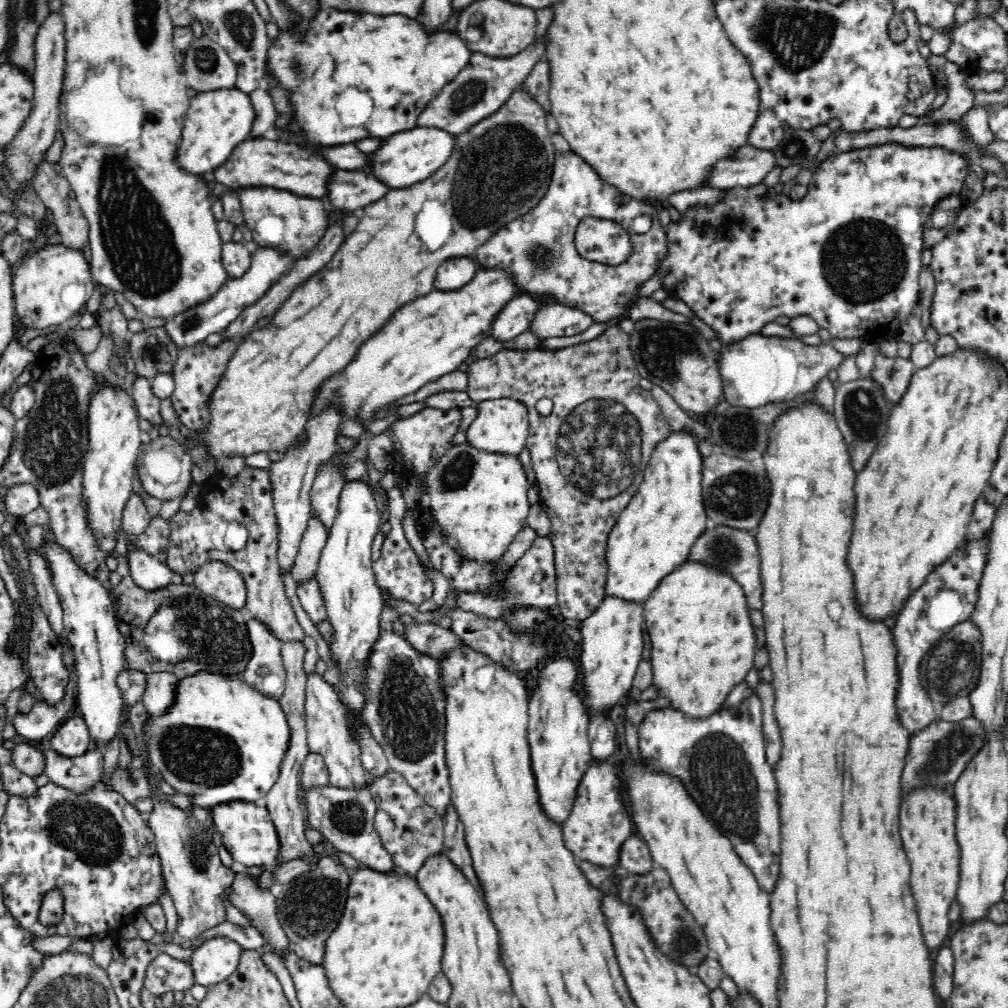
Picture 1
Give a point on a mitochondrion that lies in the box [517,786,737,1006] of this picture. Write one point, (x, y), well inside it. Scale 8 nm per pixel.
(684, 940)

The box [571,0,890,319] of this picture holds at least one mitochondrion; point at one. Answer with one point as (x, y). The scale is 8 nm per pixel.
(796, 40)

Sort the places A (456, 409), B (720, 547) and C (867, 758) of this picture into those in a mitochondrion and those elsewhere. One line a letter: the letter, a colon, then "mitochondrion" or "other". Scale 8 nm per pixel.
A: other
B: mitochondrion
C: other

